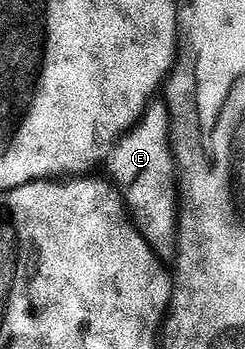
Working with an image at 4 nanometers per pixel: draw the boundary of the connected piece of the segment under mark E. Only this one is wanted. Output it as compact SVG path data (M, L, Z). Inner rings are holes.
M166 101L149 103L136 126L115 143L110 162L110 177L127 203L131 221L150 244L156 258L167 264L174 263L179 254L181 195L177 189L177 163L171 141L171 113Z

